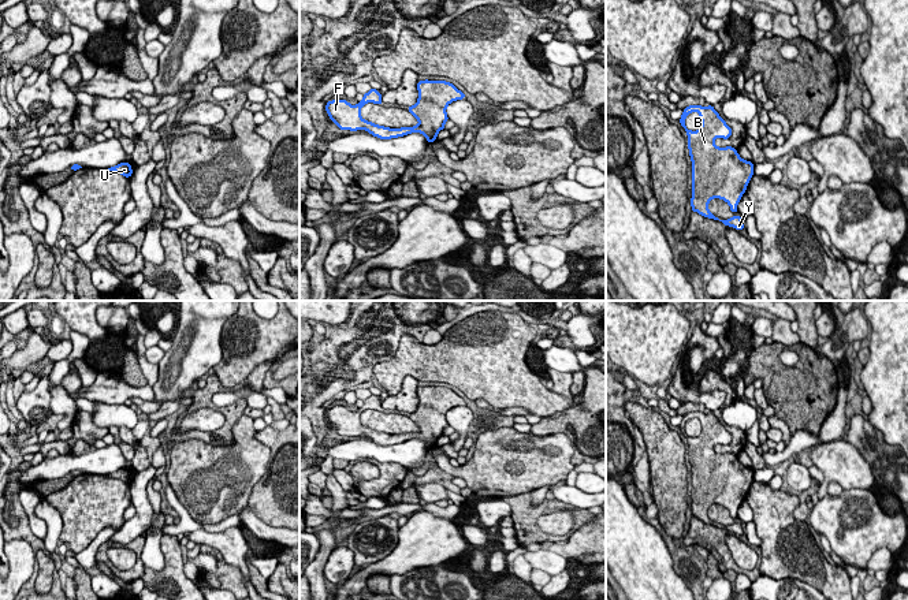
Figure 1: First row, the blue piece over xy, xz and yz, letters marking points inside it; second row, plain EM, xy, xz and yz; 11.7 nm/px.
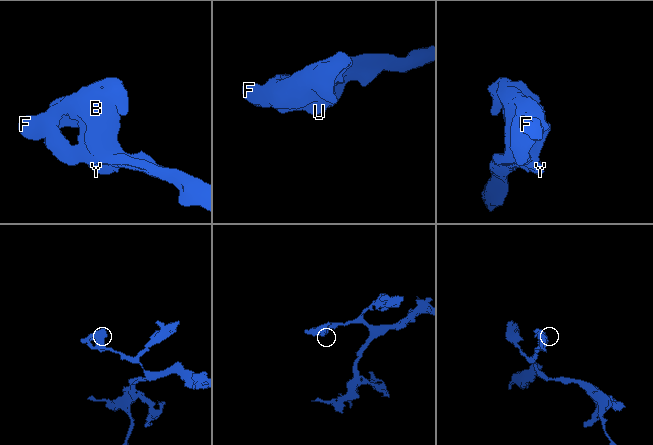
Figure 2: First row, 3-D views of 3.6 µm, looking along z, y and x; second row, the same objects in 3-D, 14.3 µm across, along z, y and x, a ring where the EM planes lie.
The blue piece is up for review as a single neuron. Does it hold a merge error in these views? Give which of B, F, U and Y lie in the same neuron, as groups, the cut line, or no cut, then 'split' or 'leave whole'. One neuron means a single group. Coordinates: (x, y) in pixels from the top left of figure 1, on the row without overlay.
groups B F U Y; cut none; leave whole

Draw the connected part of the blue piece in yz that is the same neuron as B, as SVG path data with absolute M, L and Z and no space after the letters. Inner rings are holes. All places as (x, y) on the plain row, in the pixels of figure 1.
M689 411L684 414L680 429L689 447L692 517L704 523L719 526L710 519L708 508L712 504L721 504L729 510L732 518L738 518L737 510L753 481L753 469L743 466L737 455L732 452L718 454L714 450L717 444L730 444L732 435L712 411ZM691 418L700 421L702 433L697 437L691 437L685 432L685 424Z

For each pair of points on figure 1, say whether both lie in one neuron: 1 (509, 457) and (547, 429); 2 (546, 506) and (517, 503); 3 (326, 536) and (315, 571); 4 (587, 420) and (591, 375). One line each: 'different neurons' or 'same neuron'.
1: different neurons
2: same neuron
3: same neuron
4: same neuron

